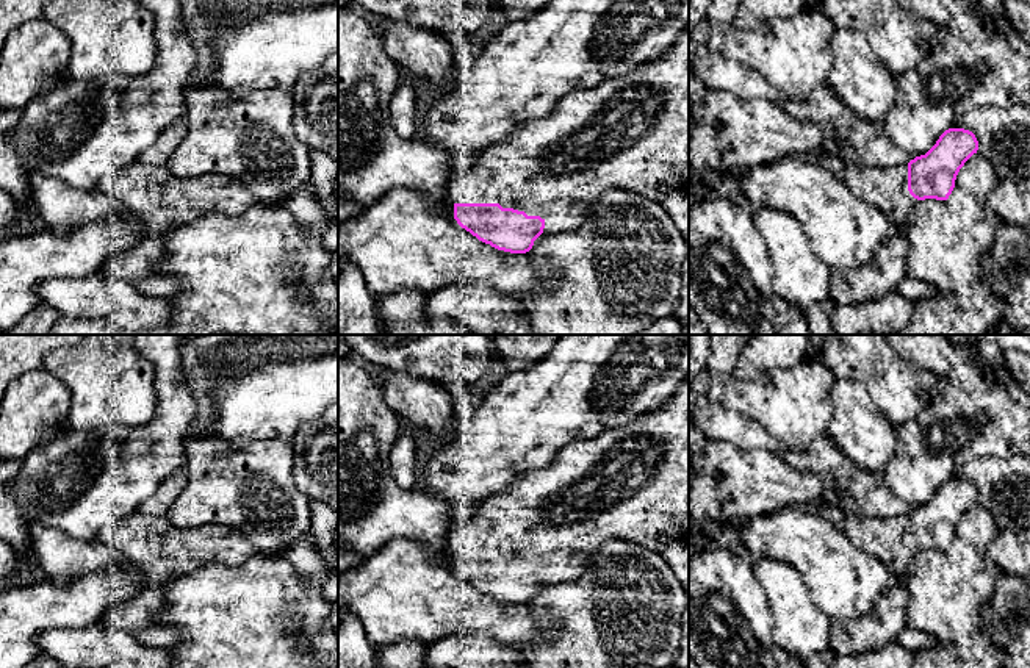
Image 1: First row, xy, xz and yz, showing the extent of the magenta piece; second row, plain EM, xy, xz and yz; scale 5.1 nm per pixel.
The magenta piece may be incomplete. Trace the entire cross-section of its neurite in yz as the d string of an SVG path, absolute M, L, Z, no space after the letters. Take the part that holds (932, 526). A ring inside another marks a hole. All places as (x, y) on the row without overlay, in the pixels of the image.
M949 479L925 505L908 515L880 518L848 513L837 516L837 524L852 543L902 577L919 551L949 549L960 519L977 501L972 482Z

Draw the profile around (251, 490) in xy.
M214 435L185 443L186 487L166 518L180 529L216 524L247 537L265 557L282 557L310 529L312 499L293 479L293 444L288 440L263 440L233 447Z

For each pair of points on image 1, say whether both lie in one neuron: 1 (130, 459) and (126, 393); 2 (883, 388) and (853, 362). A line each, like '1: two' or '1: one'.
1: two
2: one

